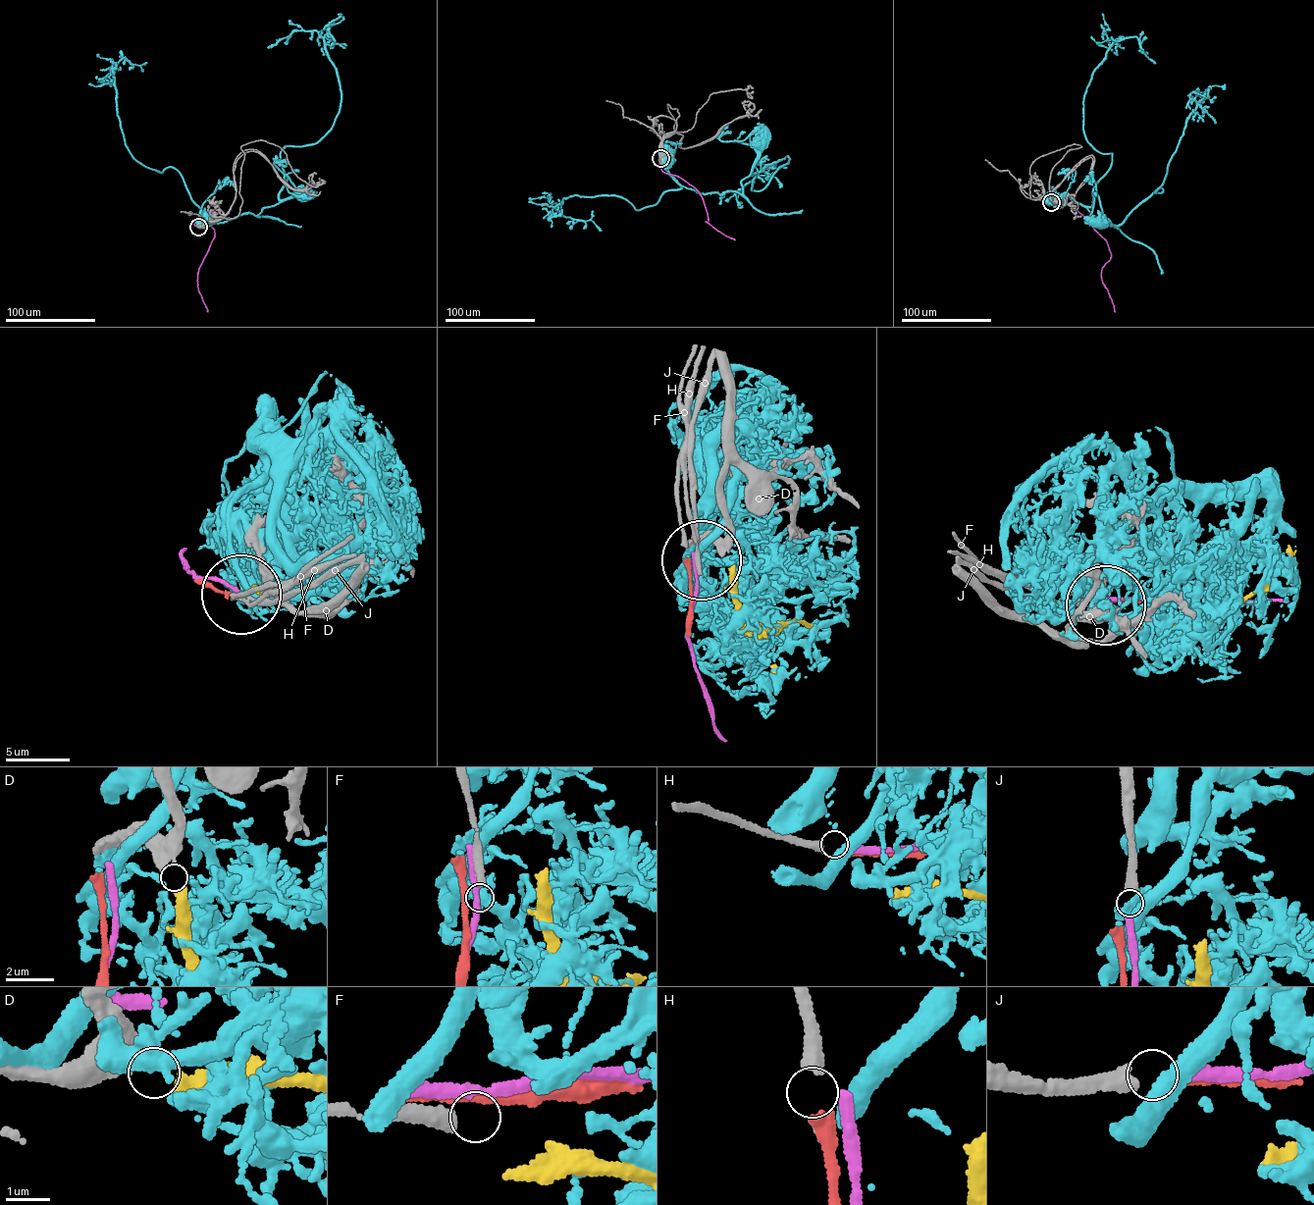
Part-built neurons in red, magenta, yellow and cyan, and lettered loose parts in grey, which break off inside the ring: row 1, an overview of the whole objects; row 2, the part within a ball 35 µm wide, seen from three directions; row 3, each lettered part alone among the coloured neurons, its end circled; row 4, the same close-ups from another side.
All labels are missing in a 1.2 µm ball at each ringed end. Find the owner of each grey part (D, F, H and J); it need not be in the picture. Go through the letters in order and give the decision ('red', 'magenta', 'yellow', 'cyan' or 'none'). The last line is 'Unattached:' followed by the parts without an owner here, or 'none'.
D: yellow
F: none
H: red
J: magenta
Unattached: F

